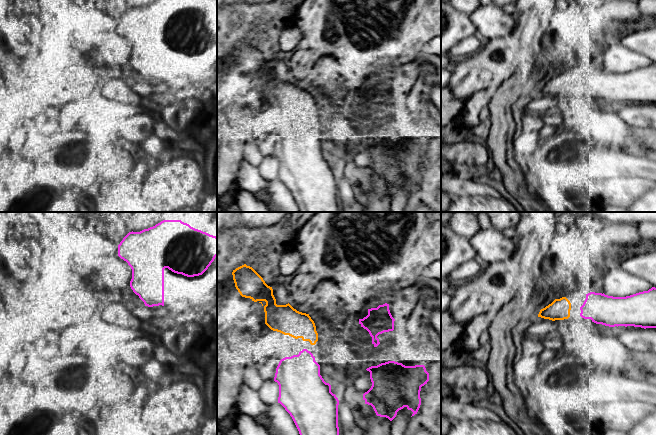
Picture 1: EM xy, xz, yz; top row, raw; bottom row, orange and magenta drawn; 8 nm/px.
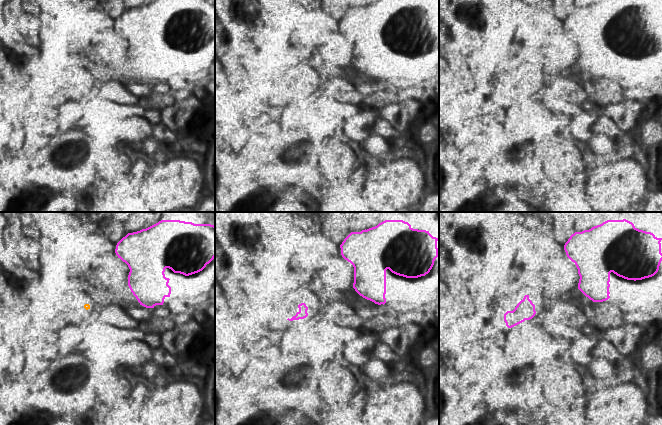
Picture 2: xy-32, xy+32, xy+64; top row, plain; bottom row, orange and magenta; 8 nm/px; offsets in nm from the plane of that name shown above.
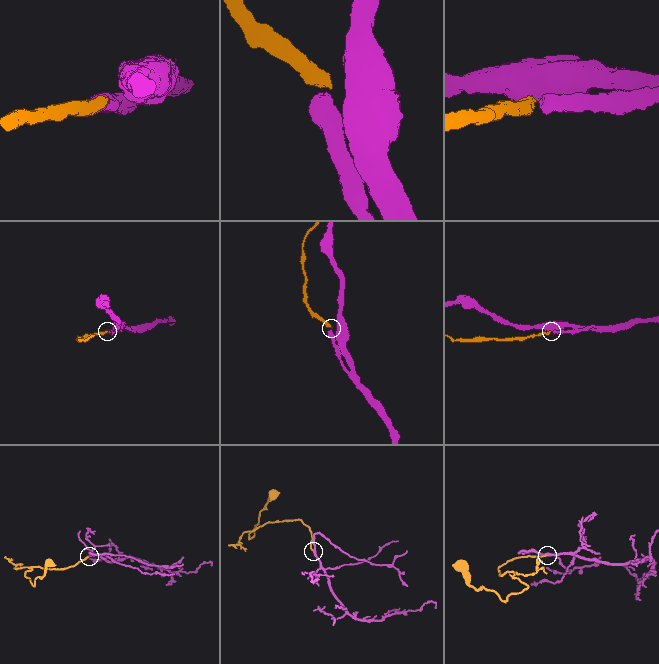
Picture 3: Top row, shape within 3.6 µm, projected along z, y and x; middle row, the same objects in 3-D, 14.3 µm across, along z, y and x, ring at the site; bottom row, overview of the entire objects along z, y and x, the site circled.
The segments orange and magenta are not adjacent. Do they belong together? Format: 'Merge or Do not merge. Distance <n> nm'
Merge. Distance 60 nm

